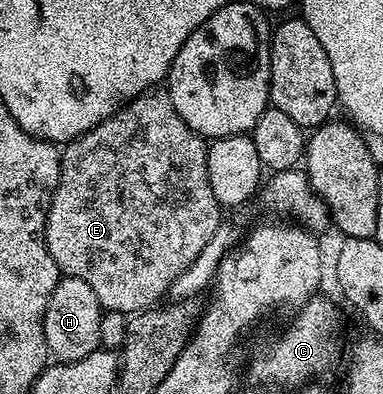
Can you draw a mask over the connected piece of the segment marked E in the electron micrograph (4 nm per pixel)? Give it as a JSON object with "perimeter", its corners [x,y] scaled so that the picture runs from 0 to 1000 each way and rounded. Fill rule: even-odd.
{"perimeter":[[[397,223],[381,228],[368,244],[358,244],[345,259],[329,259],[295,294],[285,294],[264,315],[253,315],[232,335],[222,335],[209,350],[191,353],[162,373],[154,414],[154,464],[133,500],[133,523],[123,533],[123,566],[117,569],[117,619],[128,629],[128,650],[149,670],[149,680],[172,703],[222,711],[243,744],[253,749],[258,774],[272,789],[300,797],[332,797],[350,802],[389,787],[397,777],[423,769],[439,754],[446,723],[522,647],[525,635],[554,607],[577,566],[577,525],[567,497],[556,497],[556,475],[546,467],[546,426],[540,424],[543,363],[530,343],[504,335],[483,305],[452,274],[446,236],[431,223]]]}

